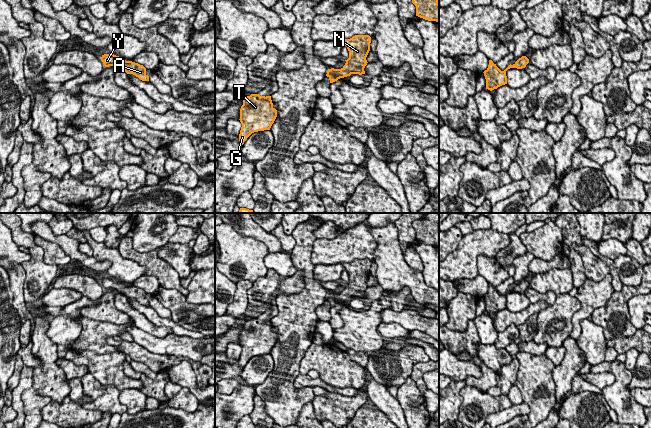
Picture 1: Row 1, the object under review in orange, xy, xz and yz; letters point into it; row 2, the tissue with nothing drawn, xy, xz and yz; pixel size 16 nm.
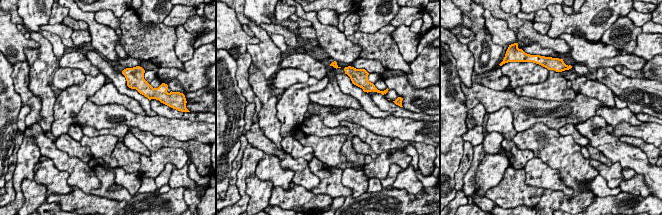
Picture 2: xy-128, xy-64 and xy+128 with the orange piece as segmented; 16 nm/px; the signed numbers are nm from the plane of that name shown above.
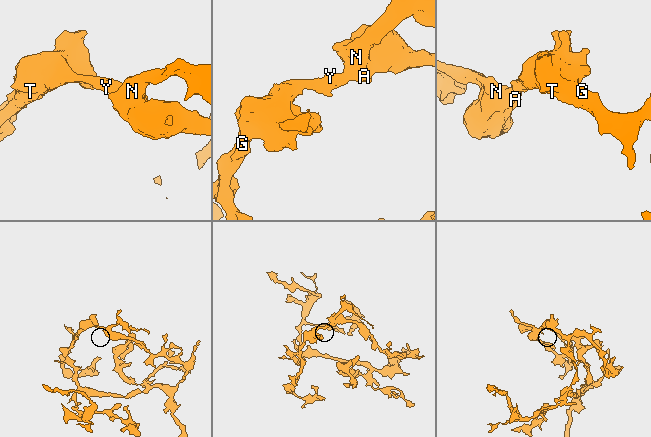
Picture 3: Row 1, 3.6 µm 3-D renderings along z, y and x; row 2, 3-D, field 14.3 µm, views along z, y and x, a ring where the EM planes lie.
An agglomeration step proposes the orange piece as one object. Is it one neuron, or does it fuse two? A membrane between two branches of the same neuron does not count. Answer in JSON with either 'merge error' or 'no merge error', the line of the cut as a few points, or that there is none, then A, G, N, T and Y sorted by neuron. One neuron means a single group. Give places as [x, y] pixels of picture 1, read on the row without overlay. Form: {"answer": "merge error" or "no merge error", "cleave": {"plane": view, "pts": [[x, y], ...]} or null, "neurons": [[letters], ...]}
{"answer": "no merge error", "cleave": null, "neurons": [["A", "G", "N", "T", "Y"]]}

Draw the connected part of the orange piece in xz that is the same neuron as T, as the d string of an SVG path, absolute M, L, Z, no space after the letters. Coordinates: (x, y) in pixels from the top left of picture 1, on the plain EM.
M251 318L243 323L240 333L242 348L239 365L241 369L254 356L270 354L277 341L277 334L273 331L271 320Z

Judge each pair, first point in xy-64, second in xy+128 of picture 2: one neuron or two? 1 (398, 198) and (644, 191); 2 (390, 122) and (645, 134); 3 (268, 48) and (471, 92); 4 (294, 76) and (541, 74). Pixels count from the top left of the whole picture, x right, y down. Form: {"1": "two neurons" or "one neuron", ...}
{"1": "two neurons", "2": "one neuron", "3": "two neurons", "4": "two neurons"}

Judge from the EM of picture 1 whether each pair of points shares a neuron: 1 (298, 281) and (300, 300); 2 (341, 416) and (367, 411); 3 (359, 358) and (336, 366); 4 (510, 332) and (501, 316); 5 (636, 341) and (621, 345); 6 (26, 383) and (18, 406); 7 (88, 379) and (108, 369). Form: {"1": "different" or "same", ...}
{"1": "different", "2": "different", "3": "different", "4": "different", "5": "same", "6": "same", "7": "different"}

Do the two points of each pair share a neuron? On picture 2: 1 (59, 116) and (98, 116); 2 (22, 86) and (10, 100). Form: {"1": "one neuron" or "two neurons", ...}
{"1": "two neurons", "2": "two neurons"}

